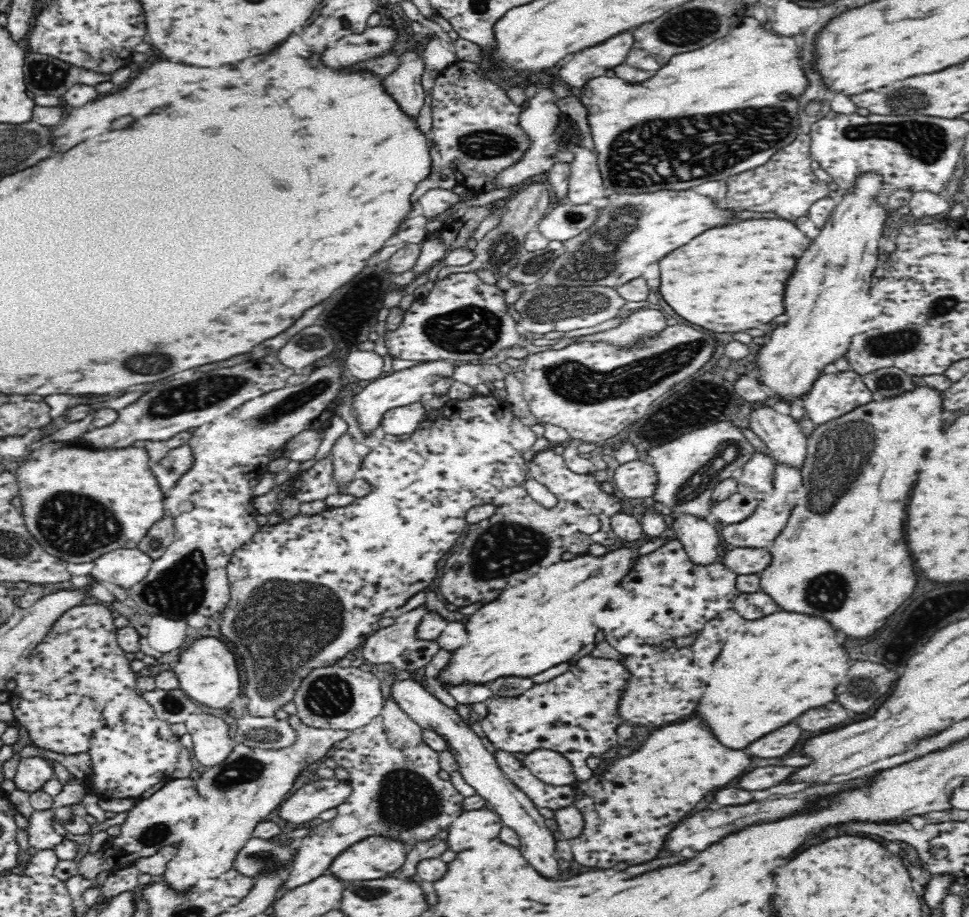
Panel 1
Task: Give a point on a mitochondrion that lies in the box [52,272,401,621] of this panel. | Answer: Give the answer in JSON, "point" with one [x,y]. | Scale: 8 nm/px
{"point":[202,393]}

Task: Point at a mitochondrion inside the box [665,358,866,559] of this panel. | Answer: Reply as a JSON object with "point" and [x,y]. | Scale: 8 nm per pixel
{"point":[723,453]}

